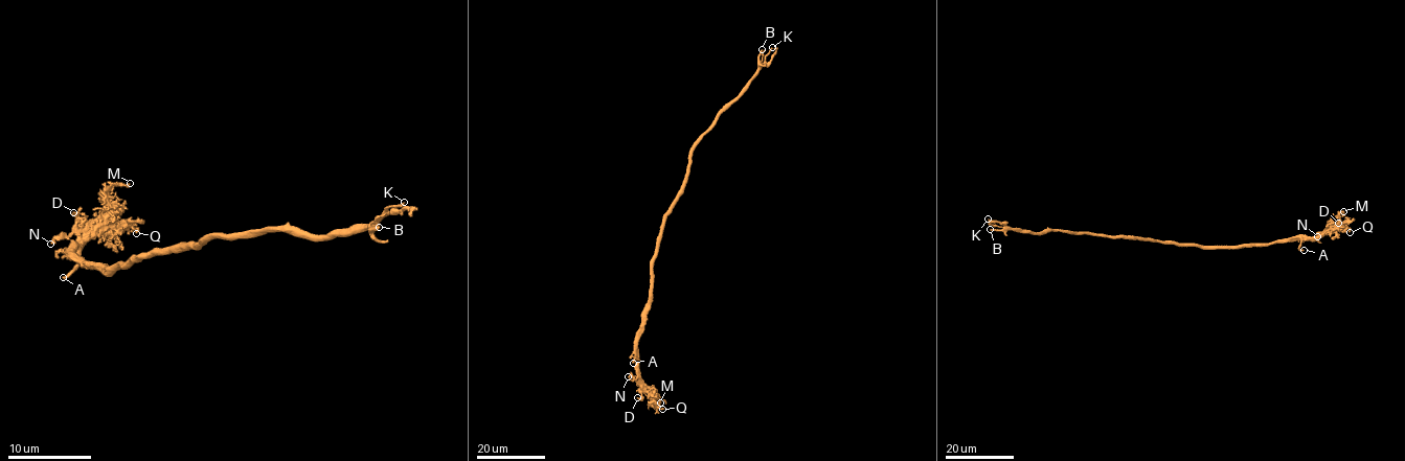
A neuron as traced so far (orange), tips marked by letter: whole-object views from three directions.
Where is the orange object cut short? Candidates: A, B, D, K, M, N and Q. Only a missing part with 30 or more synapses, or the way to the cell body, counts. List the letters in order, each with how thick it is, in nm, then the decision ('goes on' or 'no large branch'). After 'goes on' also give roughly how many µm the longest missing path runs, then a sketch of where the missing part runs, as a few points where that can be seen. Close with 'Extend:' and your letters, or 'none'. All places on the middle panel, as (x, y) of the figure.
A: calibre 240 nm; goes on; missing 40 µm; course (633, 363), (632, 371), (625, 369), (579, 395), (573, 416), (573, 425), (582, 433)
B: calibre 320 nm; no large branch
D: calibre 160 nm; no large branch
K: calibre 220 nm; no large branch
M: calibre 200 nm; no large branch
N: calibre 240 nm; no large branch
Q: calibre 190 nm; no large branch
Extend: A

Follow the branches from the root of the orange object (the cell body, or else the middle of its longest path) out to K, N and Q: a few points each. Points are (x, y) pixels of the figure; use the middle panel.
K: (662, 216), (684, 181), (690, 147), (740, 94), (772, 47)
N: (662, 216), (662, 232), (653, 267), (652, 302), (643, 330), (637, 341), (638, 382), (628, 376)
Q: (662, 216), (662, 232), (653, 267), (652, 302), (643, 330), (637, 341), (639, 378), (657, 395), (662, 409)

